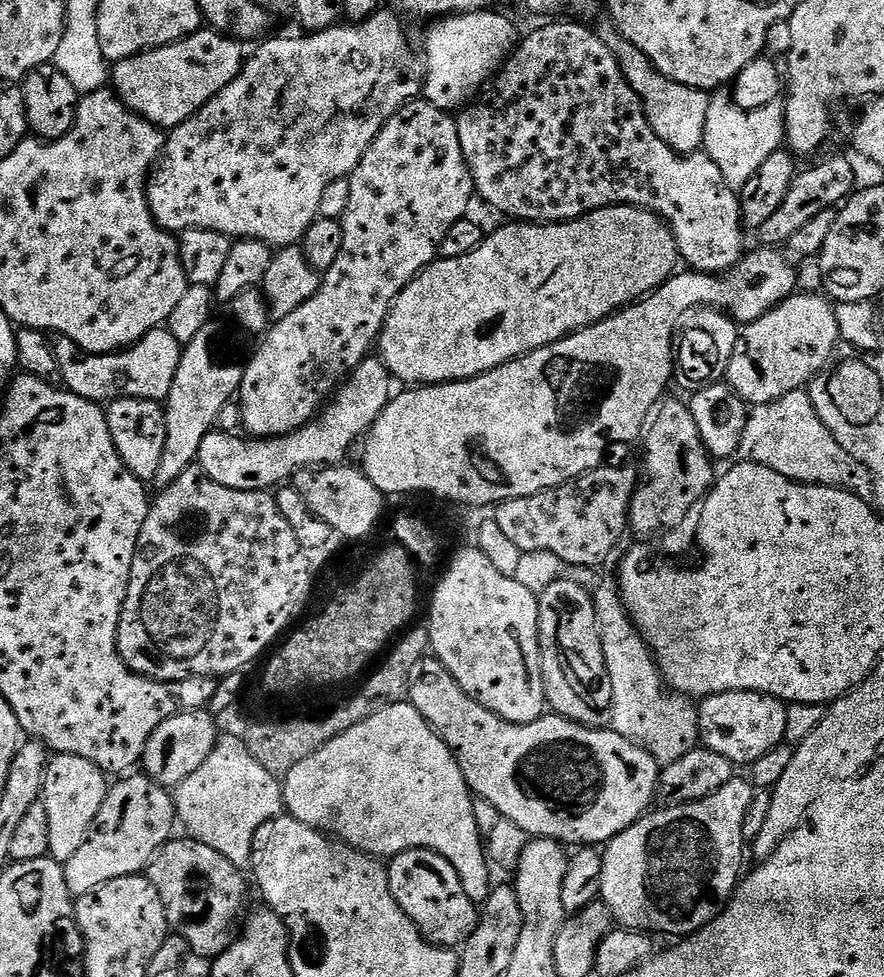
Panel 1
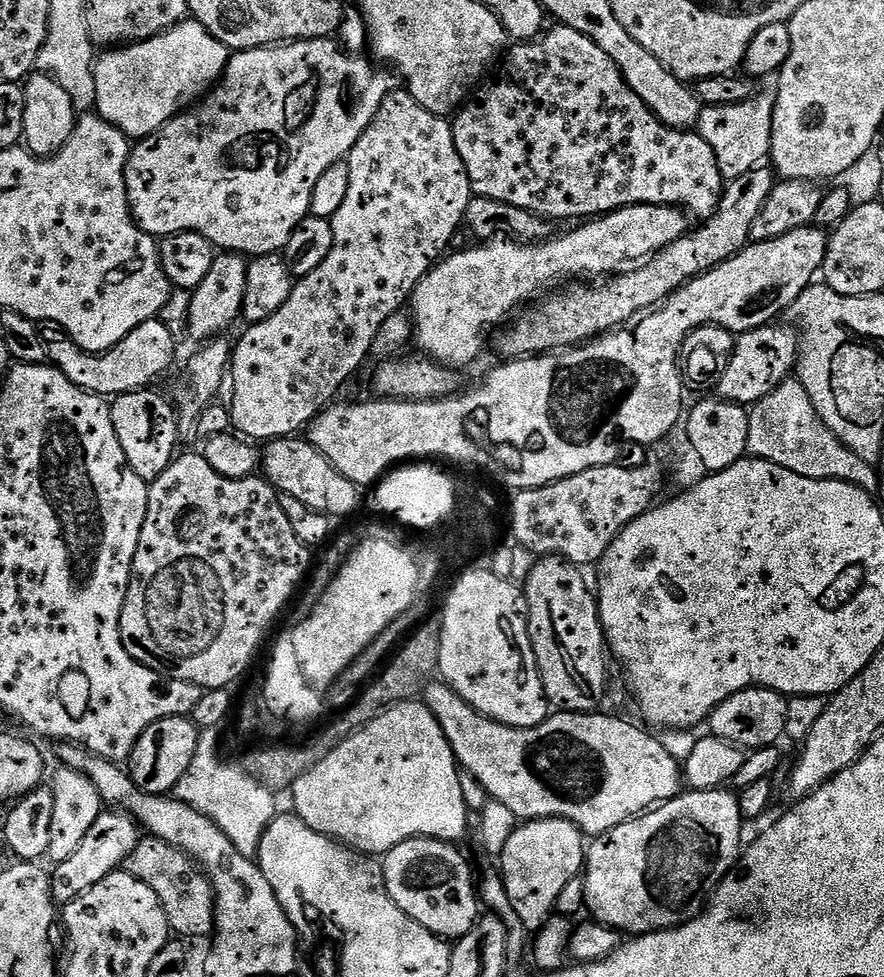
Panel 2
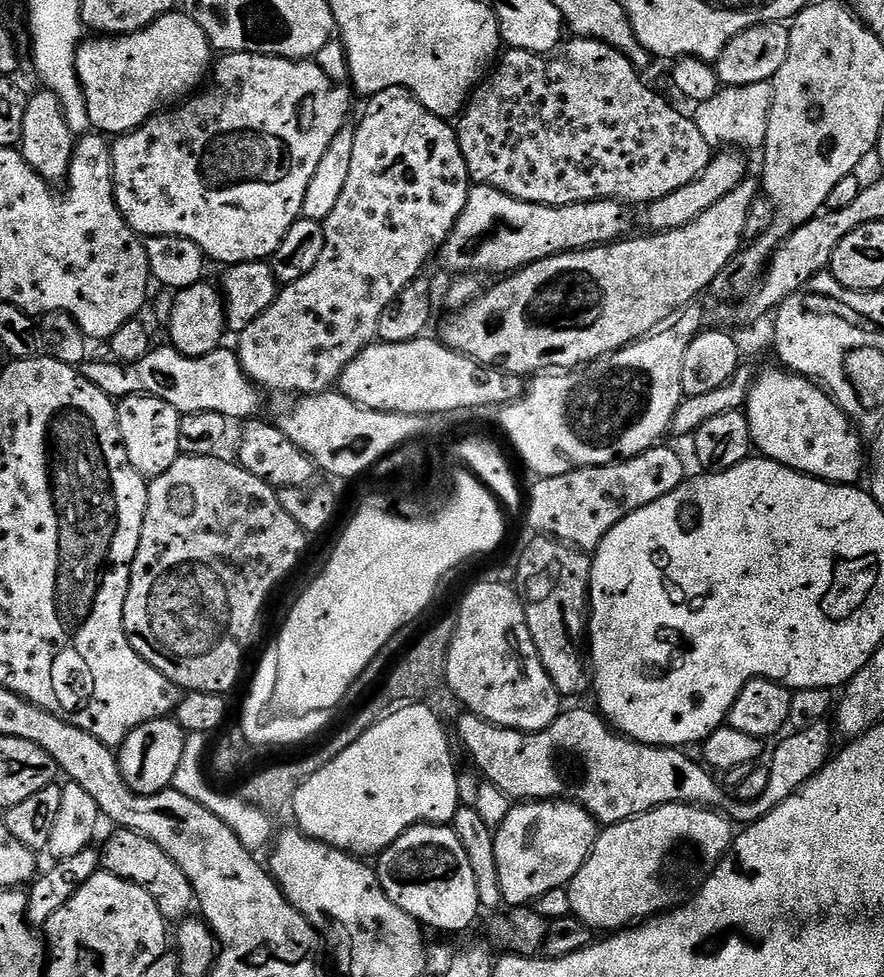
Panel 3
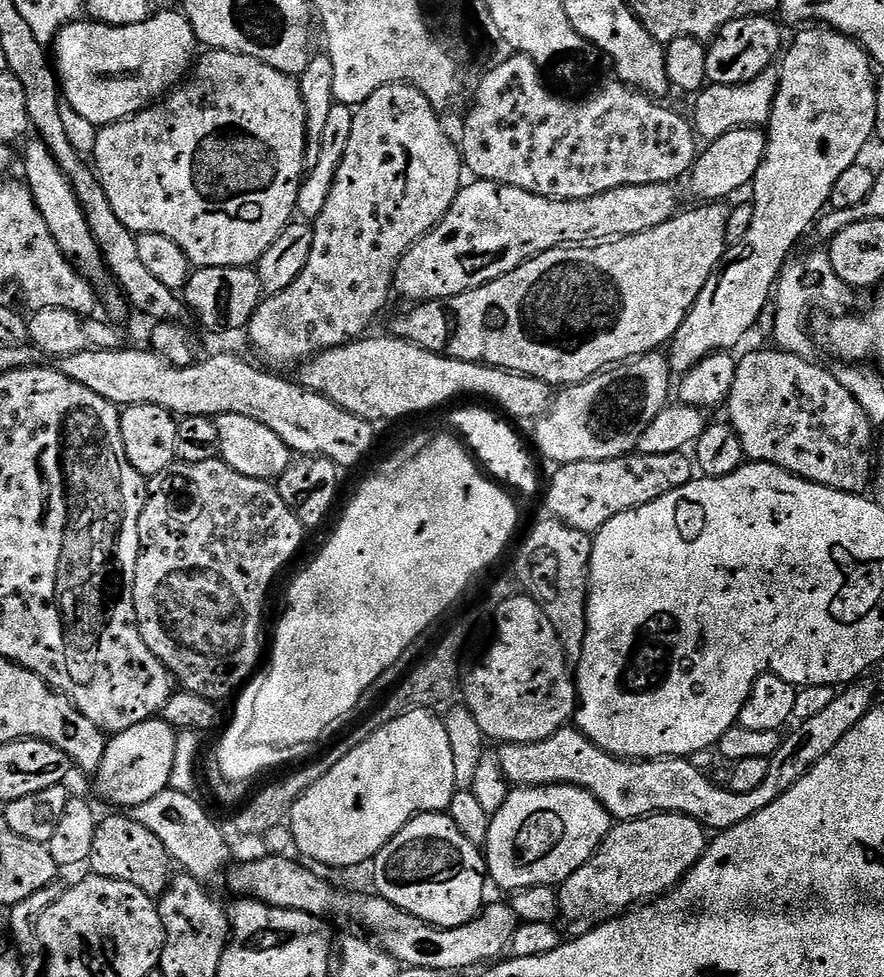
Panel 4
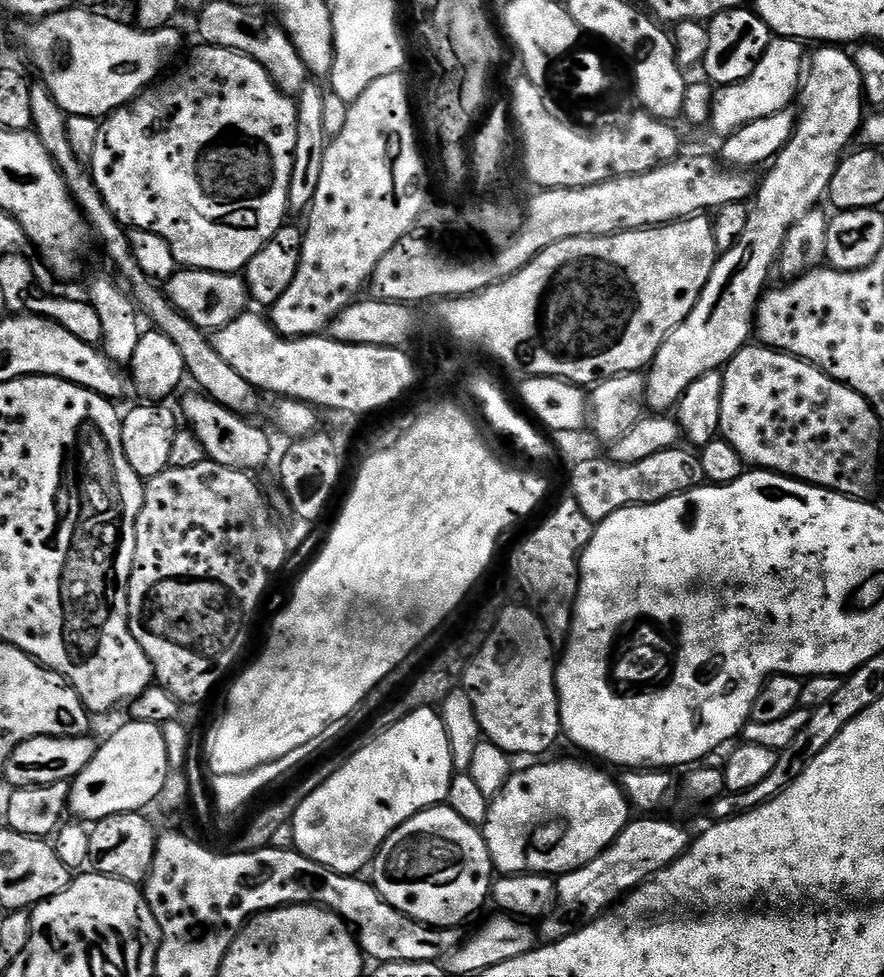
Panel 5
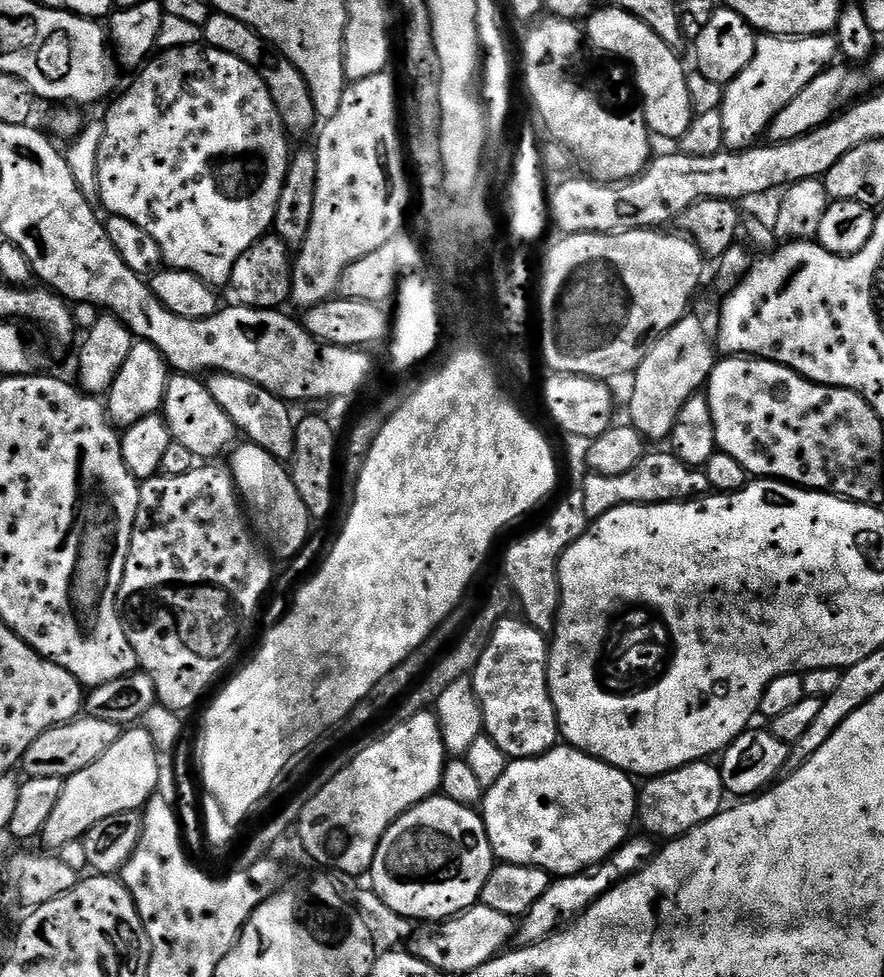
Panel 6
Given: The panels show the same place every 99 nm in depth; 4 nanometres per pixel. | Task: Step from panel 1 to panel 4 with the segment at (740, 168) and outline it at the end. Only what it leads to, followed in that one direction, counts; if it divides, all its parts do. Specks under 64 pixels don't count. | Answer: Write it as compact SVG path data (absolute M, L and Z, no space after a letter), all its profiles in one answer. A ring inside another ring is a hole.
M775 67L767 68L765 72L758 74L758 78L745 84L708 84L695 97L694 127L699 139L711 142L722 138L722 134L730 134L730 130L767 125L772 118L774 98L779 88L780 74Z

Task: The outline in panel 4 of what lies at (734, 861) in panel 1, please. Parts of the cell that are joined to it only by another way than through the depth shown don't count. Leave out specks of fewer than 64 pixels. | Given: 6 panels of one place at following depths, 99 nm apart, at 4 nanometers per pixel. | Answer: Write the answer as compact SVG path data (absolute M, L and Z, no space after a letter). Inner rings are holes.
M658 812L644 816L641 820L626 820L617 823L608 832L608 837L600 844L600 848L574 874L559 885L560 916L568 919L568 928L573 937L584 936L607 920L622 916L633 906L641 902L651 901L672 891L683 880L704 856L704 849L710 843L709 833L704 825L694 818L683 816L681 812Z

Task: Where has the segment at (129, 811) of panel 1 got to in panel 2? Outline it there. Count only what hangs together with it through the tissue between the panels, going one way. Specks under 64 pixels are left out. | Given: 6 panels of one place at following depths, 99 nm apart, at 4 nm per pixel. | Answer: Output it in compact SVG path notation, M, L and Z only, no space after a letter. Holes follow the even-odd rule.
M123 810L101 811L98 822L90 826L86 833L86 839L74 850L71 858L66 858L66 862L55 865L51 869L52 896L57 905L69 904L74 898L78 898L90 886L98 886L102 878L106 878L111 872L123 869L128 856L138 846L142 839L142 829L133 817Z

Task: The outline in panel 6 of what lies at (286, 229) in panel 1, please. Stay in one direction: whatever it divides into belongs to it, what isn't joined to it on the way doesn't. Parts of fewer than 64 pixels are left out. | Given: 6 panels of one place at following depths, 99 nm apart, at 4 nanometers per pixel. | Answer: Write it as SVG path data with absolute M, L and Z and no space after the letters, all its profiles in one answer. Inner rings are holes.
M203 43L169 48L153 55L135 73L135 76L136 81L124 93L121 91L111 101L111 104L113 103L112 113L103 117L104 137L102 146L98 146L100 204L102 208L105 208L105 213L130 218L134 226L142 226L142 230L146 230L146 234L150 234L150 238L158 242L167 267L189 272L202 278L202 282L212 285L213 288L223 289L222 286L225 287L228 284L230 274L234 270L234 262L238 262L238 258L242 258L242 254L246 254L246 250L250 250L254 242L269 235L273 227L279 195L282 194L283 182L287 177L290 161L289 133L274 106L274 98L270 98L270 90L264 85L264 79L260 77L260 73L255 72L246 62L242 62L242 58L234 58L234 54L226 54L217 48L209 48Z

